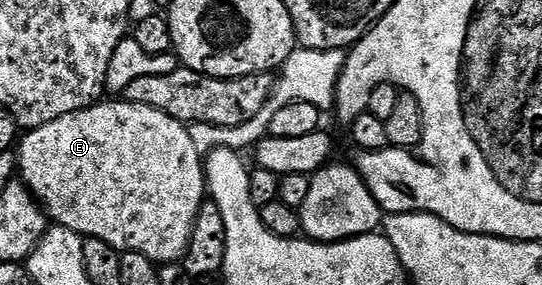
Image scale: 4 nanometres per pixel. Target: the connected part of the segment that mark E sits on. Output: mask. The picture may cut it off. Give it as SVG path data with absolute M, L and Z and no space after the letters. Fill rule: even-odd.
M106 98L99 103L91 104L89 108L84 110L76 110L72 114L64 114L64 118L56 118L56 122L48 122L39 128L29 129L21 137L20 143L16 148L16 155L18 157L18 172L22 183L30 189L35 201L54 224L64 226L83 238L87 236L100 238L104 242L108 242L108 246L118 249L121 253L135 252L136 254L144 254L144 258L154 261L159 266L173 264L185 257L188 250L188 242L192 238L194 223L198 217L198 211L208 196L206 169L204 167L203 153L196 150L189 127L180 123L176 118L164 114L164 110L156 110L147 104L132 104L125 98Z

